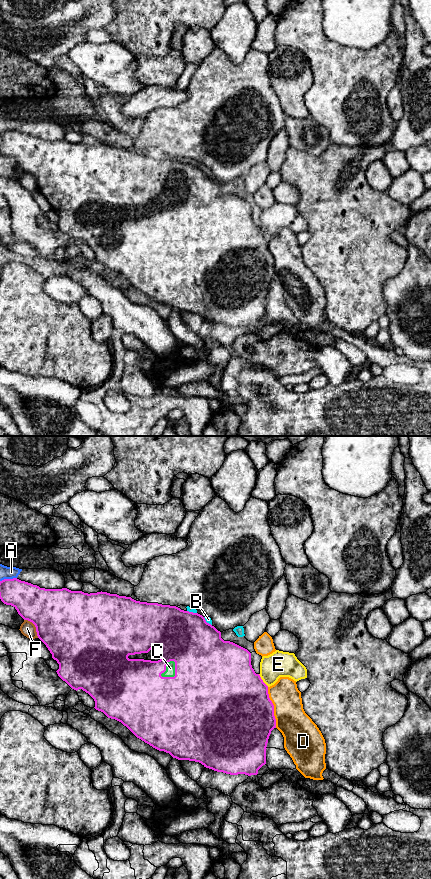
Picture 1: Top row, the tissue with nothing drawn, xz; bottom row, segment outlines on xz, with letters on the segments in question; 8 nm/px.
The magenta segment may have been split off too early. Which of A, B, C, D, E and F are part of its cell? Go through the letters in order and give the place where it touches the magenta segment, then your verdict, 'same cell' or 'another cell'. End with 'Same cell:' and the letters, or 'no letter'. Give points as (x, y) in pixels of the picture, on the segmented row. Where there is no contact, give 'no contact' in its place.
A: contact xz (8, 579); another cell
B: contact xz (206, 622); another cell
C: contact xz (165, 667); same cell
D: contact xz (273, 707); another cell
E: contact xz (262, 680); another cell
F: contact xz (35, 626); another cell
Same cell: C

